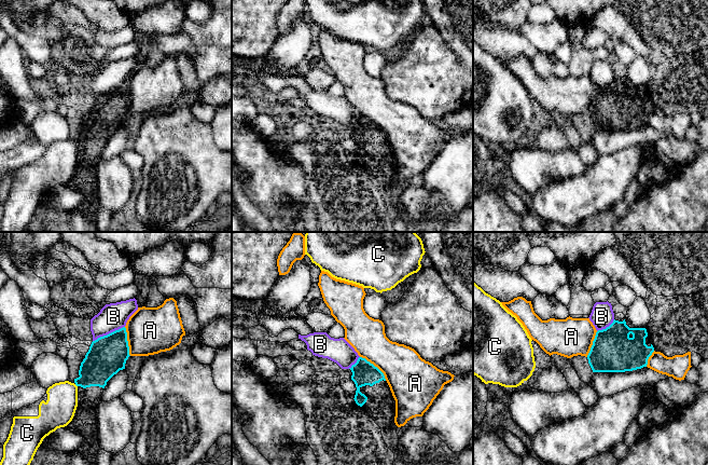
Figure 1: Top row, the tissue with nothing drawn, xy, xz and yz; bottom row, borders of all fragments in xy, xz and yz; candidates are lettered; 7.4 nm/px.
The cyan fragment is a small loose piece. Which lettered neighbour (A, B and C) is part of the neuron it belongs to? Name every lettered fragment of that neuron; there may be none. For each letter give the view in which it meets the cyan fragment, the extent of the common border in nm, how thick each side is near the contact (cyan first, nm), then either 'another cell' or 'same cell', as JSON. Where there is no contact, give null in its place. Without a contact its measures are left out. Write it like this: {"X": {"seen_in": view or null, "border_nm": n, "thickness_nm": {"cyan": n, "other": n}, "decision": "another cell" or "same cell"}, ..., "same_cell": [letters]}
{"A": {"seen_in": "xz", "border_nm": 260, "thickness_nm": {"cyan": 180, "other": 320}, "decision": "another cell"}, "B": {"seen_in": "xy", "border_nm": 260, "thickness_nm": {"cyan": 280, "other": 200}, "decision": "another cell"}, "C": {"seen_in": null, "decision": "another cell"}, "same_cell": []}

